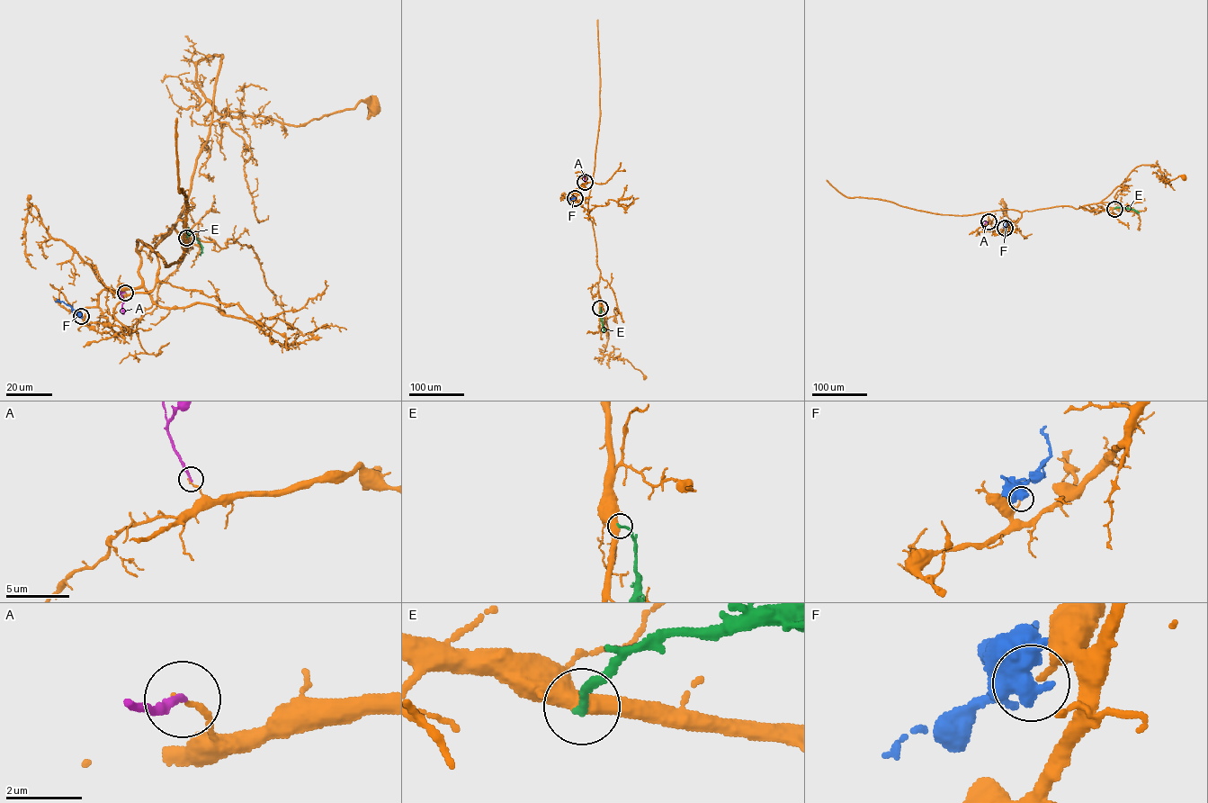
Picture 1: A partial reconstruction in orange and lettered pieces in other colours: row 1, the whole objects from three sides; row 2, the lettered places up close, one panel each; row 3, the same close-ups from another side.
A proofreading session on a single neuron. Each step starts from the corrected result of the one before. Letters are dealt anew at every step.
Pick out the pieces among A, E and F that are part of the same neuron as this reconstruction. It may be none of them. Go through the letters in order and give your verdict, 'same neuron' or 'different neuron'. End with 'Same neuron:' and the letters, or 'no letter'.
A: different neuron
E: different neuron
F: different neuron
Same neuron: no letter

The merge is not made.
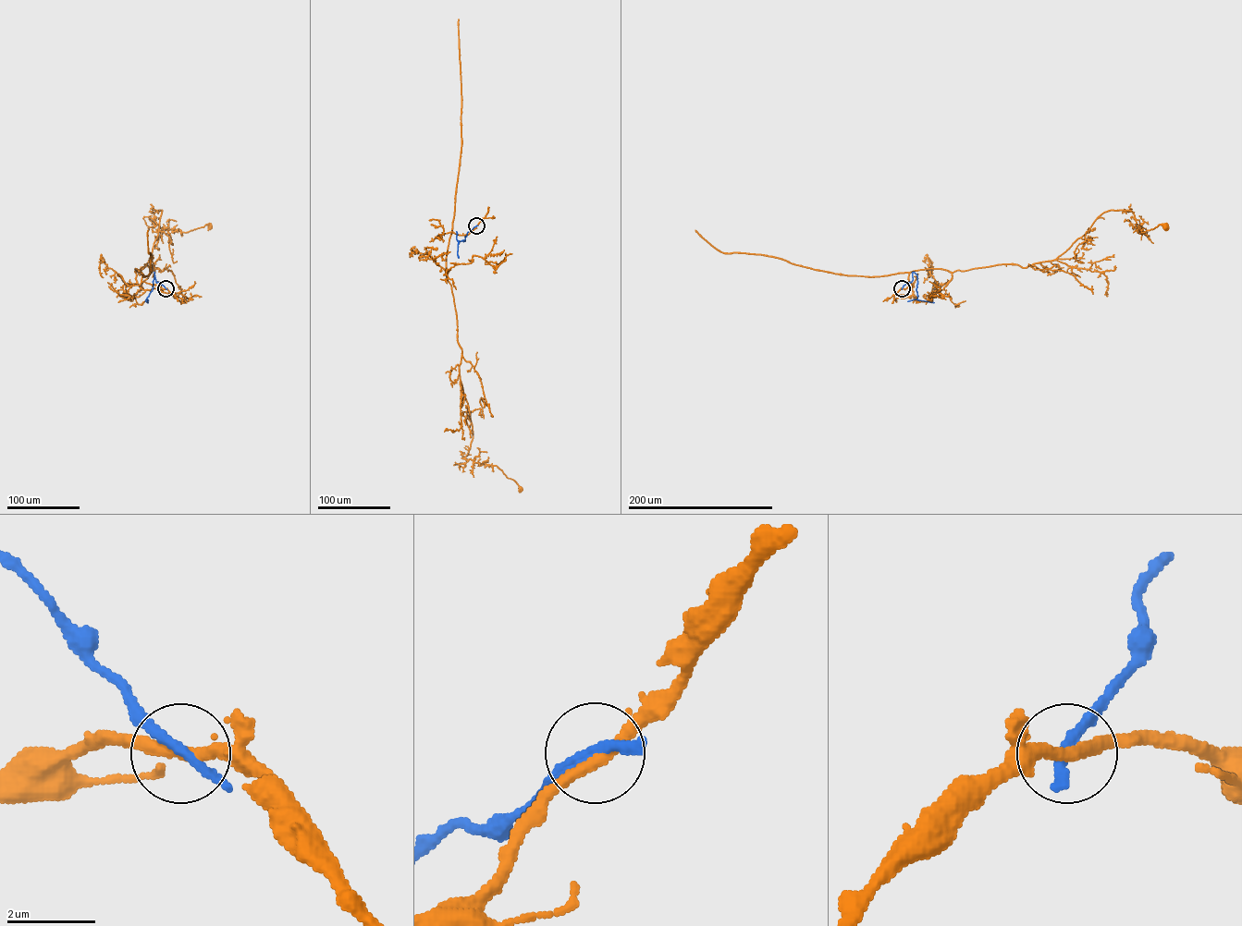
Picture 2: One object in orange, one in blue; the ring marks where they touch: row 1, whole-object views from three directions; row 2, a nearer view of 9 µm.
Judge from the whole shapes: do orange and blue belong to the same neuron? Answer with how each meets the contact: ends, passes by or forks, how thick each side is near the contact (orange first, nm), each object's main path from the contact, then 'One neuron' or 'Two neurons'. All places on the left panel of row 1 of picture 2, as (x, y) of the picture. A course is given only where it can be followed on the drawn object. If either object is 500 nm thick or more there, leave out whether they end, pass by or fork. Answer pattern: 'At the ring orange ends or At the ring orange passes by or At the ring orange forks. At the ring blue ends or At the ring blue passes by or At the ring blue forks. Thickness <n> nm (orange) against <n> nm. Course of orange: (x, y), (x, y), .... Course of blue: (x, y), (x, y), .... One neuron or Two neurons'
At the ring orange passes by. At the ring blue passes by. Thickness 280 nm (orange) against 200 nm. Course of orange: (166, 288), (142, 282), (135, 272), (151, 267), (162, 210), (153, 213), (162, 228), (210, 226). Course of blue: (166, 288), (156, 282), (154, 272), (148, 302). Two neurons

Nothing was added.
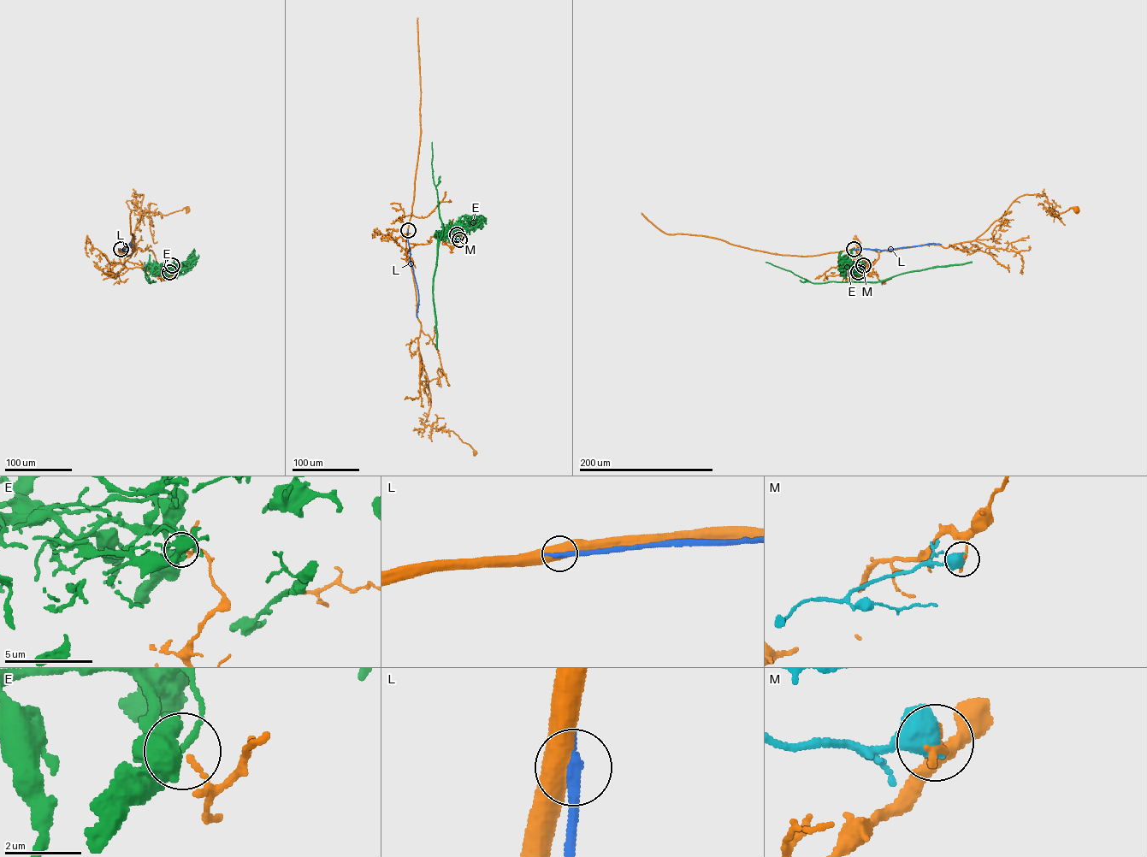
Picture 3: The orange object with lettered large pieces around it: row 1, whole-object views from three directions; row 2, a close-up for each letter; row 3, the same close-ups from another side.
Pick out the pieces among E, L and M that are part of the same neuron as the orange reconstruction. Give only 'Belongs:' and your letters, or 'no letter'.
Belongs: no letter

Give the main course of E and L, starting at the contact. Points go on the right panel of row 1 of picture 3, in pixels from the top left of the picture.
E: (858, 272), (853, 273), (858, 281), (872, 282), (812, 283), (765, 262)
L: (854, 249), (885, 250), (941, 244)

